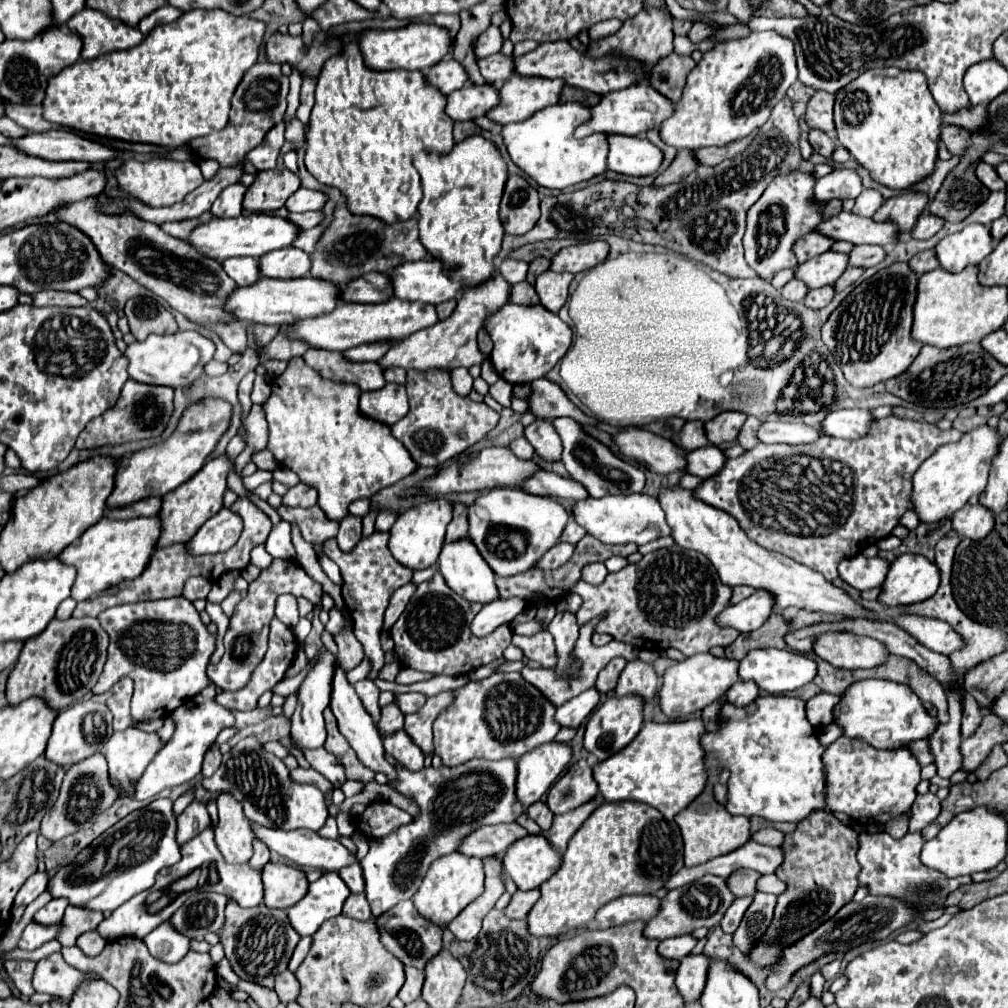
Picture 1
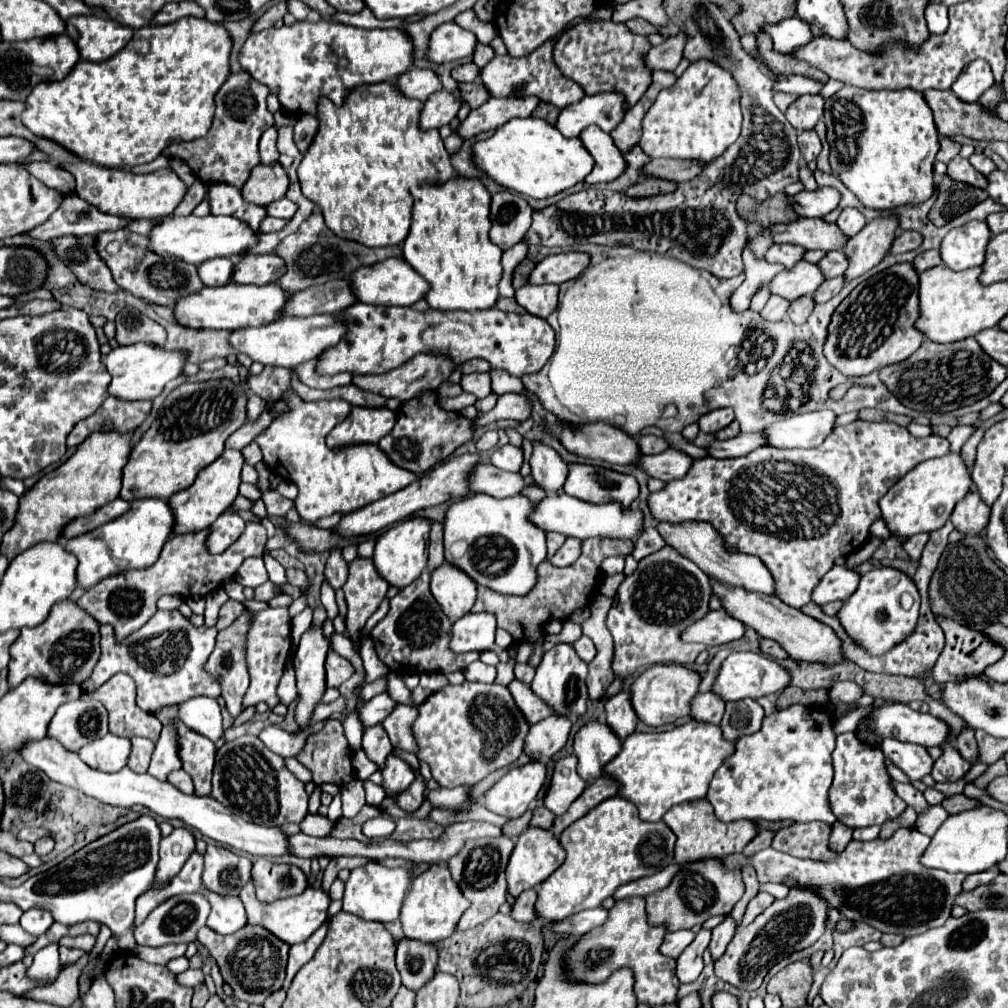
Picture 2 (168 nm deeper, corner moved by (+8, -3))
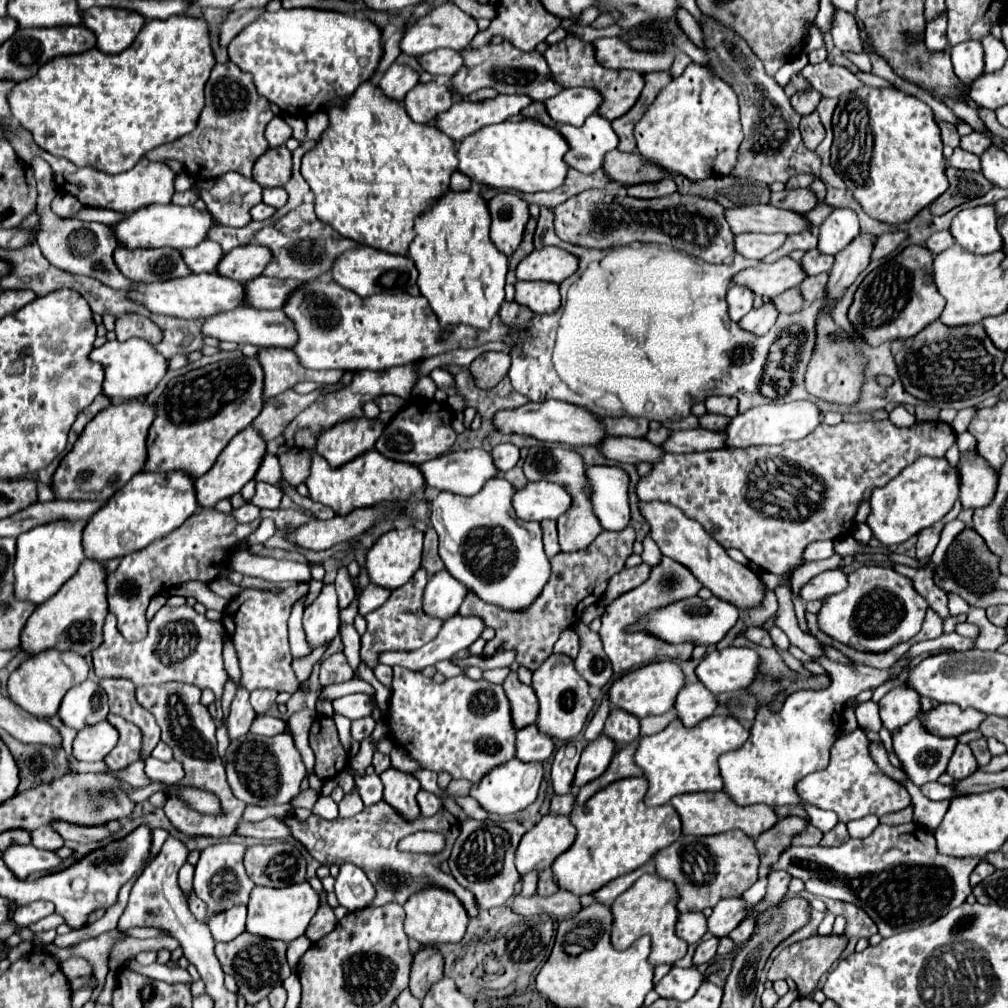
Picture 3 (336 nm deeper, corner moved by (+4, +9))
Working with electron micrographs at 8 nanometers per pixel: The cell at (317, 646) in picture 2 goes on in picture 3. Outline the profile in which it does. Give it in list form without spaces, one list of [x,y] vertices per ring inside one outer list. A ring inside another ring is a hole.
[[[334,583],[324,585],[316,601],[304,609],[304,629],[310,647],[320,647],[338,635],[338,601]]]

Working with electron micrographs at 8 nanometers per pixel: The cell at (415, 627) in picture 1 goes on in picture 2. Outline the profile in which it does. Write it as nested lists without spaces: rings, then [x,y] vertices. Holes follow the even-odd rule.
[[[424,571],[416,581],[408,587],[400,589],[400,593],[390,599],[390,611],[380,621],[380,625],[372,631],[374,649],[380,661],[394,671],[416,671],[416,673],[448,673],[448,671],[464,671],[466,665],[478,661],[480,653],[454,653],[450,649],[452,639],[452,619],[444,615],[442,607],[434,599],[430,591],[430,573]]]

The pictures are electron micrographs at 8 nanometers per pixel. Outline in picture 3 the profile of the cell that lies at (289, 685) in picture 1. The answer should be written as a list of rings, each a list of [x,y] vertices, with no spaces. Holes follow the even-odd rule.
[[[256,689],[256,691],[252,691],[252,693],[250,693],[250,705],[252,705],[252,709],[254,709],[258,715],[262,715],[262,713],[266,713],[266,711],[268,711],[268,707],[274,703],[276,695],[278,695],[276,691]]]

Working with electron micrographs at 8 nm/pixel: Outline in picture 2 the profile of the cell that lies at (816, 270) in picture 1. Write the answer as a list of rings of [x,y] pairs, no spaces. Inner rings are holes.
[[[798,261],[792,269],[784,269],[782,273],[778,273],[778,277],[770,281],[770,291],[794,301],[802,295],[814,295],[824,279],[826,277],[816,263]]]

